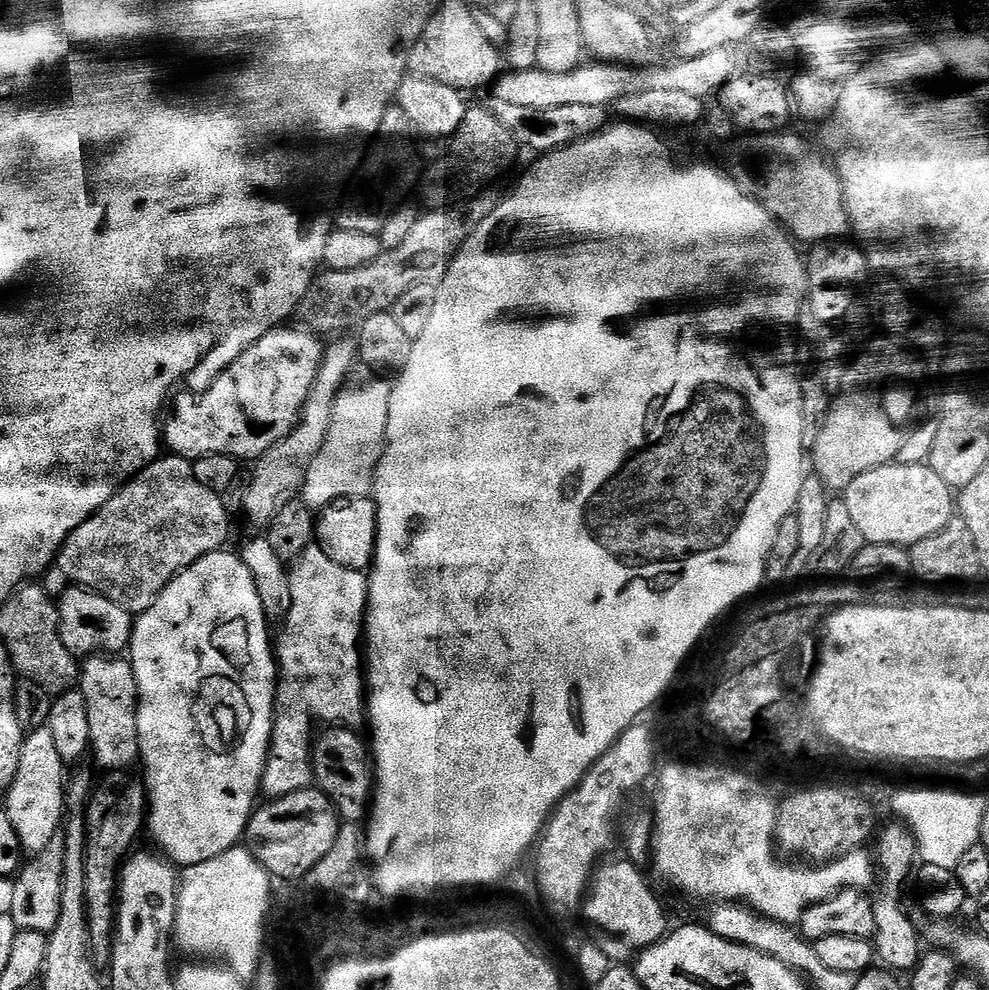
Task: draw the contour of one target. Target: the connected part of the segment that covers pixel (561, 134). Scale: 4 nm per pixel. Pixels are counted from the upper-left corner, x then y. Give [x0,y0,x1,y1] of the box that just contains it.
[490,99,609,154]

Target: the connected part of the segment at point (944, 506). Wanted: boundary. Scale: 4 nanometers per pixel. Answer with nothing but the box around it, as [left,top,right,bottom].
[842,462,954,549]

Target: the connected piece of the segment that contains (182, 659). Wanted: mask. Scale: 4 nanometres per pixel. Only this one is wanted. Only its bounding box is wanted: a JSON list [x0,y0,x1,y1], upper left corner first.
[130,550,278,866]

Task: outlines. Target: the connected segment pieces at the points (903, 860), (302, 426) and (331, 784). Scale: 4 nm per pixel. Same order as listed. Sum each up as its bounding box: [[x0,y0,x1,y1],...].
[[872,822,922,974],[244,335,358,522],[312,726,374,825]]

